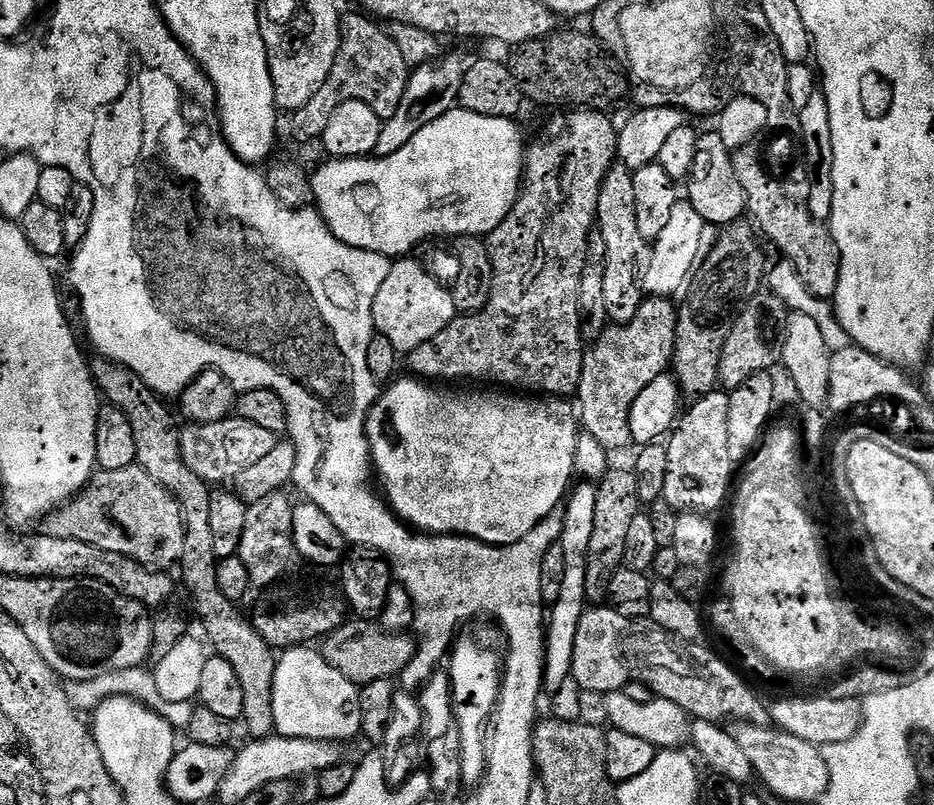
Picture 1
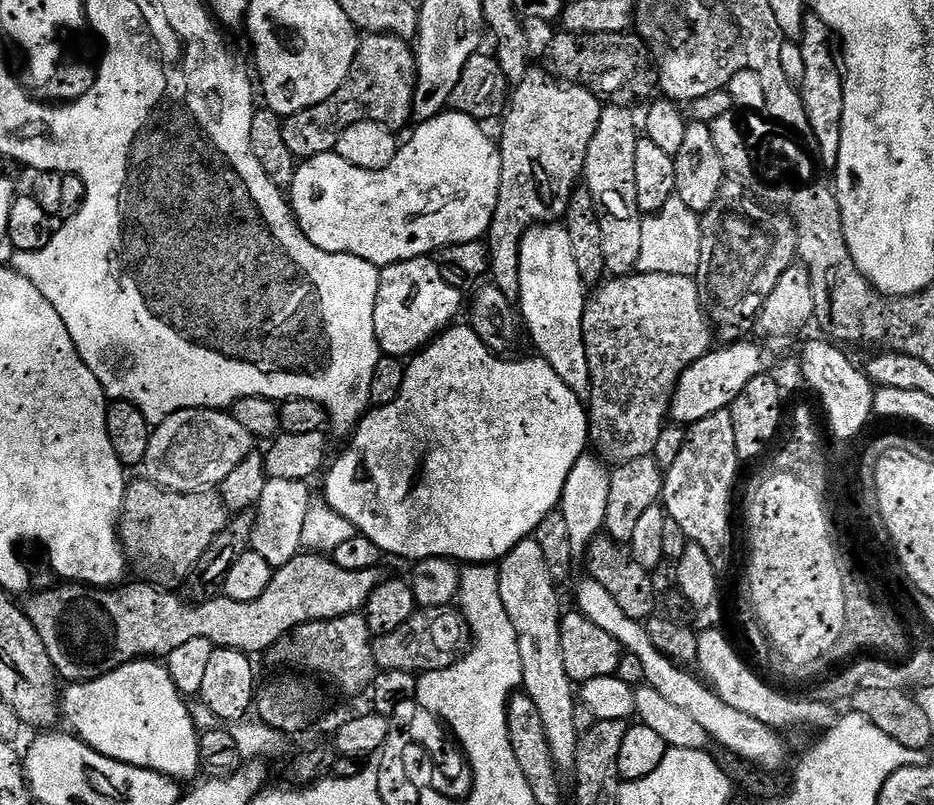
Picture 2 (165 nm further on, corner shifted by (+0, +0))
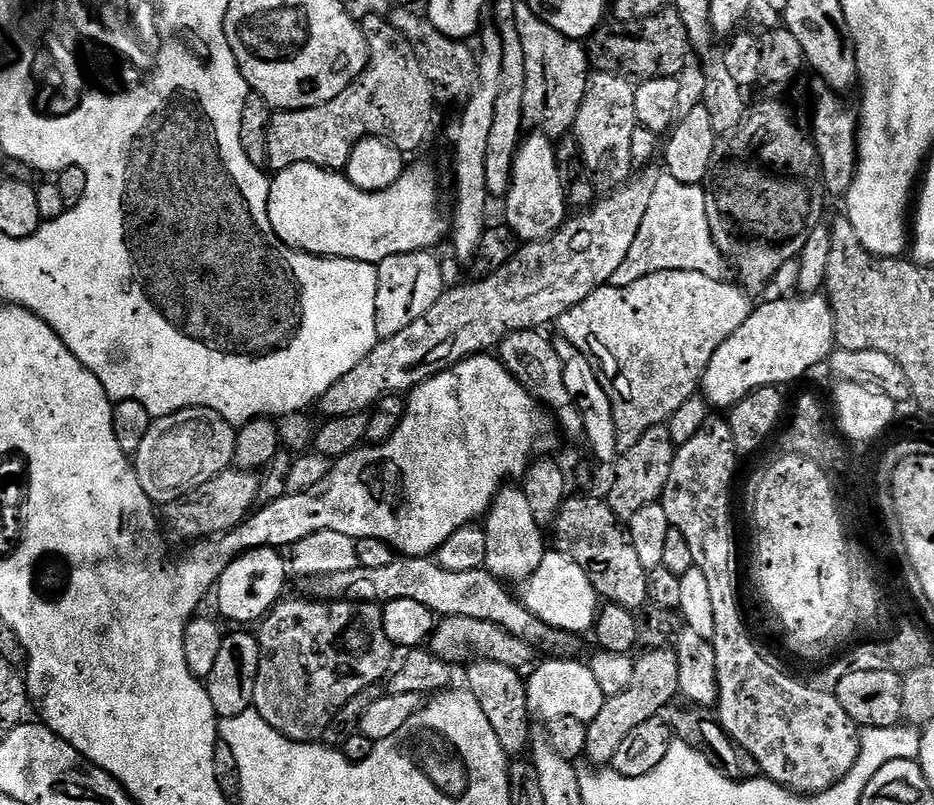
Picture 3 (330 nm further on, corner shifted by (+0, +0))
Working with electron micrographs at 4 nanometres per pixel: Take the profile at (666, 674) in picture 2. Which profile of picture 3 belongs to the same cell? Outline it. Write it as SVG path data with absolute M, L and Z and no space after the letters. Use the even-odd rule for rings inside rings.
M555 550L545 551L538 570L534 570L530 579L523 581L522 588L524 588L524 596L522 595L524 607L542 622L546 622L552 628L561 628L563 632L573 634L593 631L598 611L598 597L582 566L574 566L570 558Z

